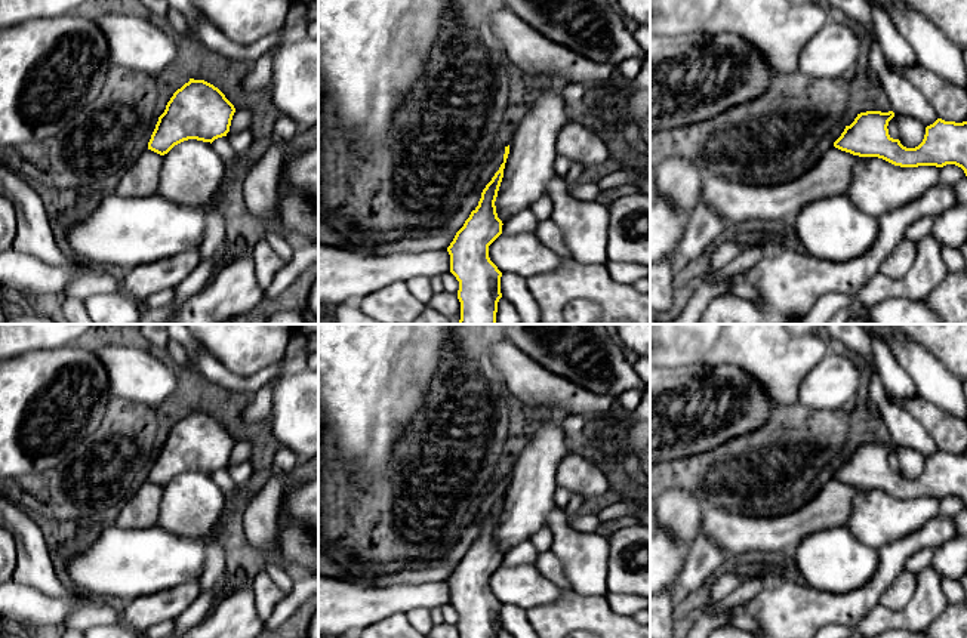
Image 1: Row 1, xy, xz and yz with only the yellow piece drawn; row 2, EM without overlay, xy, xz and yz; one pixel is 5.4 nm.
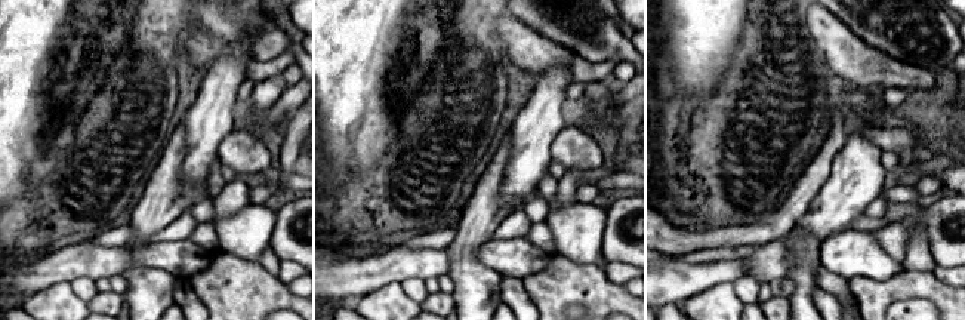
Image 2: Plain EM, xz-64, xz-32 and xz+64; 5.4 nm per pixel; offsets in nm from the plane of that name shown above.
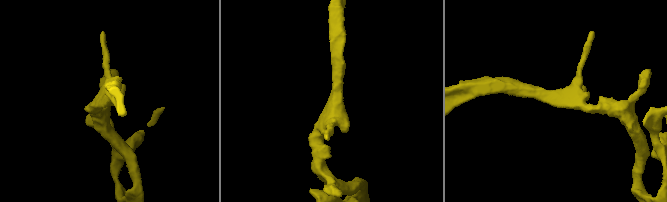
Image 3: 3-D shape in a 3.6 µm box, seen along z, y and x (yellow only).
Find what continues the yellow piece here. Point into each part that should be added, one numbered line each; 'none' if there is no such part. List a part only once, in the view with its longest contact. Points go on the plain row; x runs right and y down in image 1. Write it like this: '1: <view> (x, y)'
1: xz (456, 552)

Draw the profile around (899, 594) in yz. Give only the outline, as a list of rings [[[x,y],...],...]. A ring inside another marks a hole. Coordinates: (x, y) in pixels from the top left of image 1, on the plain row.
[[[902,571],[893,585],[881,595],[880,604],[891,611],[899,611],[908,605],[917,588],[917,574]]]

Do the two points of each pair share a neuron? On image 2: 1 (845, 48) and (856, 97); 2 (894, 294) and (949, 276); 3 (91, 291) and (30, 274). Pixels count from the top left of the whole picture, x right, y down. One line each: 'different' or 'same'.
1: different
2: different
3: different

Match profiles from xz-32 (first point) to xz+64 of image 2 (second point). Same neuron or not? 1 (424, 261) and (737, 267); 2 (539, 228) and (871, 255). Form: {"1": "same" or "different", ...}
{"1": "same", "2": "different"}

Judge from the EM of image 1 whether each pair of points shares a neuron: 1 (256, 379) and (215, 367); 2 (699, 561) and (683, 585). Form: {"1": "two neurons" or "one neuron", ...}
{"1": "one neuron", "2": "one neuron"}

